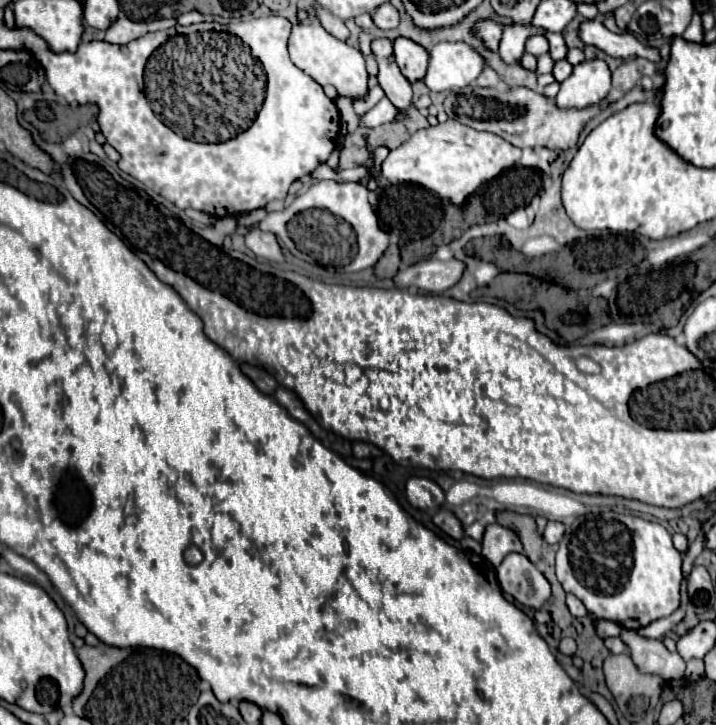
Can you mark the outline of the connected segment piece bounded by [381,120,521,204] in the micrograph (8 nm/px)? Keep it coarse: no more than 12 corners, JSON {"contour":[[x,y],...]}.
{"contour":[[457,120],[417,130],[381,164],[453,204],[521,150]]}

